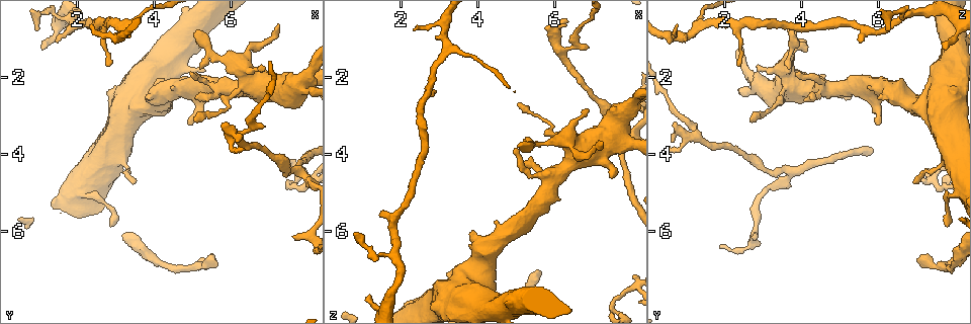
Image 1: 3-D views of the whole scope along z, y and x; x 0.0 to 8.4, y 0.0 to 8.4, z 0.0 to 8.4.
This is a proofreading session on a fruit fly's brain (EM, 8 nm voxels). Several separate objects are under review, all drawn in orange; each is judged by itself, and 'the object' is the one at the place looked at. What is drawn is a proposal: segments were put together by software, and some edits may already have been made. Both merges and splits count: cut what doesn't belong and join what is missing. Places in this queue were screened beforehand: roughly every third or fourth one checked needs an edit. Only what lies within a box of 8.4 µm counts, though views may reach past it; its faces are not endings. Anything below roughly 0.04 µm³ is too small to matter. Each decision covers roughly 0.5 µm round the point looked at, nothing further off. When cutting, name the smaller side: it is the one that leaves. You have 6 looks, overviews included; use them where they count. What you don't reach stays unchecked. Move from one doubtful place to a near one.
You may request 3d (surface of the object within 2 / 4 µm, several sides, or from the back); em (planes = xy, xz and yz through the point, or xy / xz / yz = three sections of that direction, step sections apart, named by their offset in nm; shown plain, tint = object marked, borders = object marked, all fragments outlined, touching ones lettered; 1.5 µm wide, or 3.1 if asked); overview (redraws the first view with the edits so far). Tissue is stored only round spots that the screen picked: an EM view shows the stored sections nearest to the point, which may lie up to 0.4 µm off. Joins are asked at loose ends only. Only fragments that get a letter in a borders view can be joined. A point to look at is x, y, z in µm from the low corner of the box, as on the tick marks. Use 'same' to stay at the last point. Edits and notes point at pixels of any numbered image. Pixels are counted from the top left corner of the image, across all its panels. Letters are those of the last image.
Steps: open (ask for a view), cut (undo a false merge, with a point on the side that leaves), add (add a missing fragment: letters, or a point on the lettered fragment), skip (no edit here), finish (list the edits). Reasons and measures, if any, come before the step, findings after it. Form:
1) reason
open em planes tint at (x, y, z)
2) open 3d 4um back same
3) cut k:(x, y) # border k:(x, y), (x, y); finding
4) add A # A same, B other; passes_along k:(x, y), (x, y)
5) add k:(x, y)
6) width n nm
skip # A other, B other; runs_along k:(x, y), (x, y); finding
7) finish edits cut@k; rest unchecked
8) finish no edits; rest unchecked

thin end
open 3d 2um at (3.55, 4.75, 6.90)

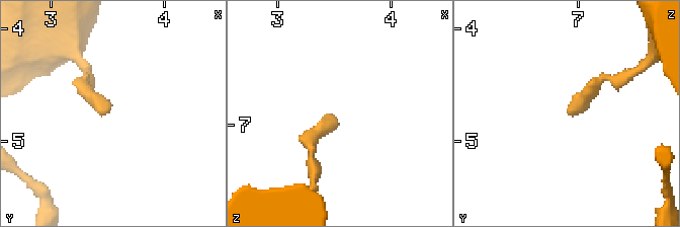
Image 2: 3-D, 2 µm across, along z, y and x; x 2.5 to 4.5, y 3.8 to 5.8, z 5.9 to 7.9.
open em planes borders at (3.48, 4.80, 6.96)

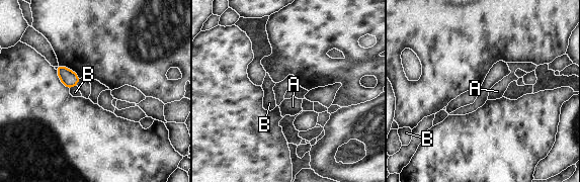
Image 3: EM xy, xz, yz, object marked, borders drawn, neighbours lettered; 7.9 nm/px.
longest_contact B 70 nm
skip # A other, B other; border 3:(76, 85), (70, 89); none of them fits

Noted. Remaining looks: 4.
branch stops here
open 3d 4um at (2.85, 1.70, 2.45)

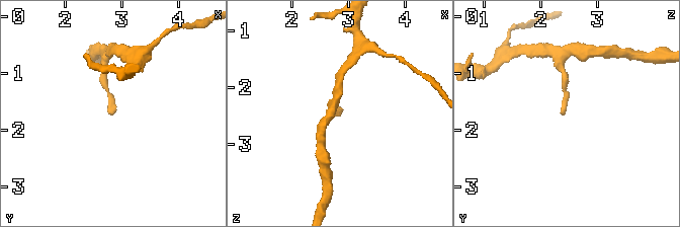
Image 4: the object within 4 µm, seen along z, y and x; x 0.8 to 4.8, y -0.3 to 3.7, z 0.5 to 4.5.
need the tissue
open em yz step 8 tint at (2.85, 1.65, 2.40)

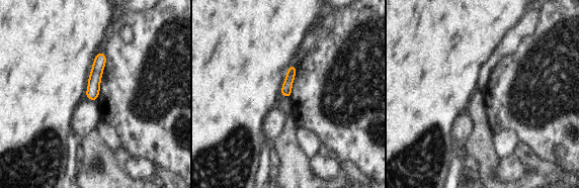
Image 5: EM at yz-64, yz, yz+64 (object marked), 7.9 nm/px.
open em xy step 4 borders same

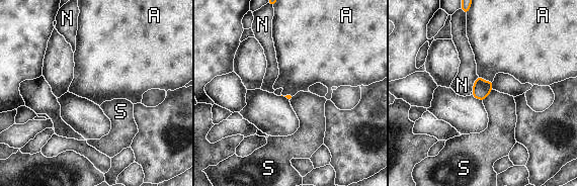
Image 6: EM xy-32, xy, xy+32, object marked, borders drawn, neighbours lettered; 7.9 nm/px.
skip # A other, N other, S other; no lettered fragment goes on from it

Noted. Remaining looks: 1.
free end
open em xy step 4 borders at (5.80, 3.25, 0.75)

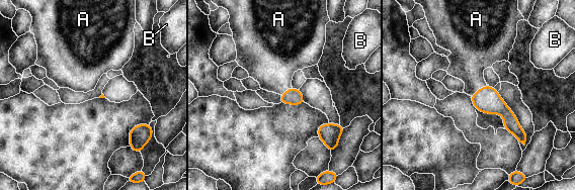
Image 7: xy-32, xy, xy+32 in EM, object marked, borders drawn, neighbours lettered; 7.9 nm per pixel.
longest_contact A 170 nm
add A # A same, B other; it goes on there

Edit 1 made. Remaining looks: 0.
finish edits add@7; rest unchecked

